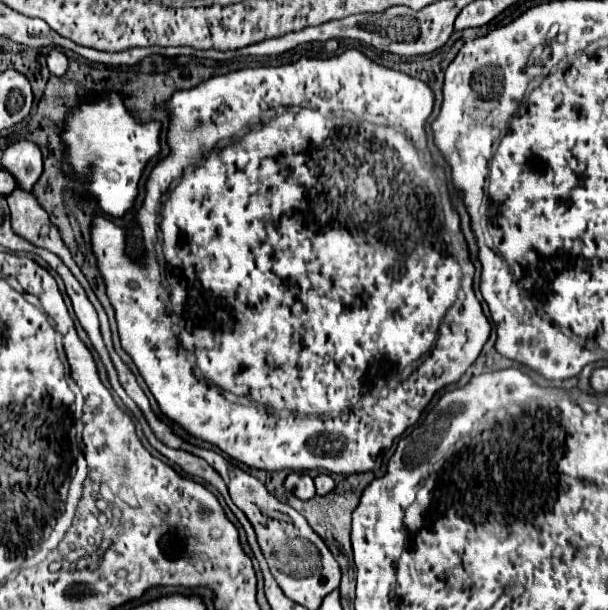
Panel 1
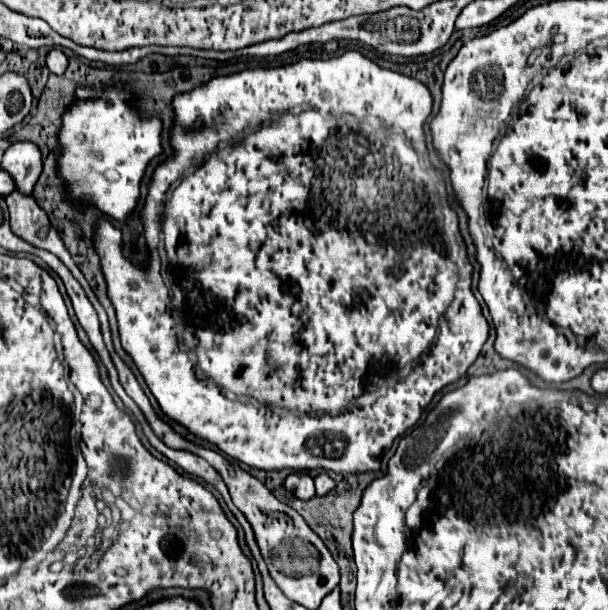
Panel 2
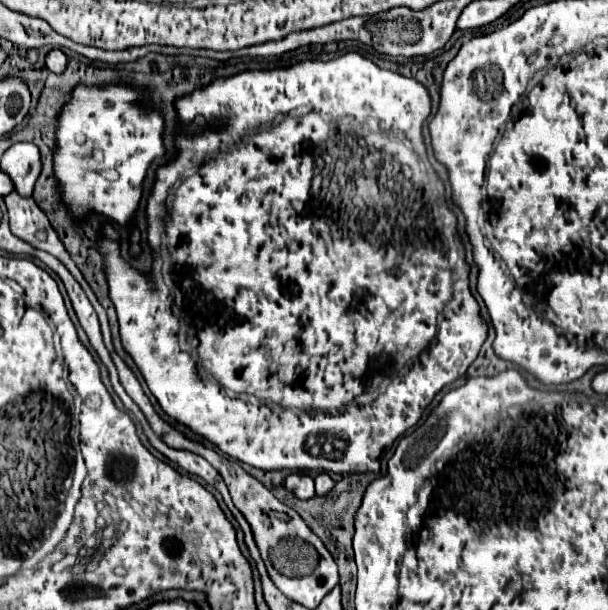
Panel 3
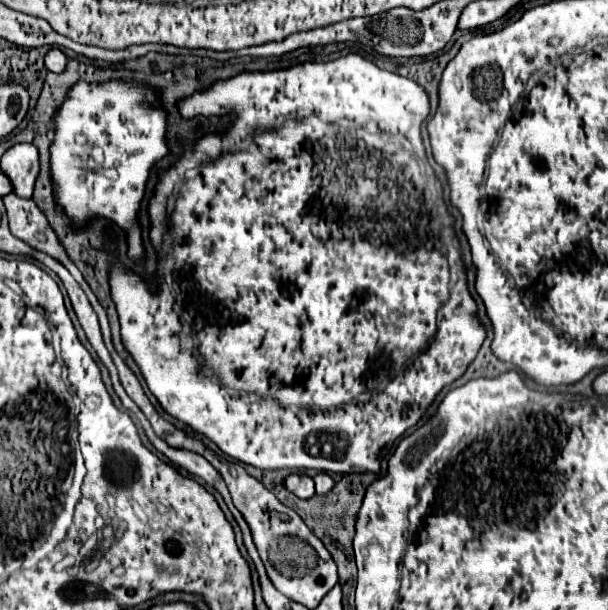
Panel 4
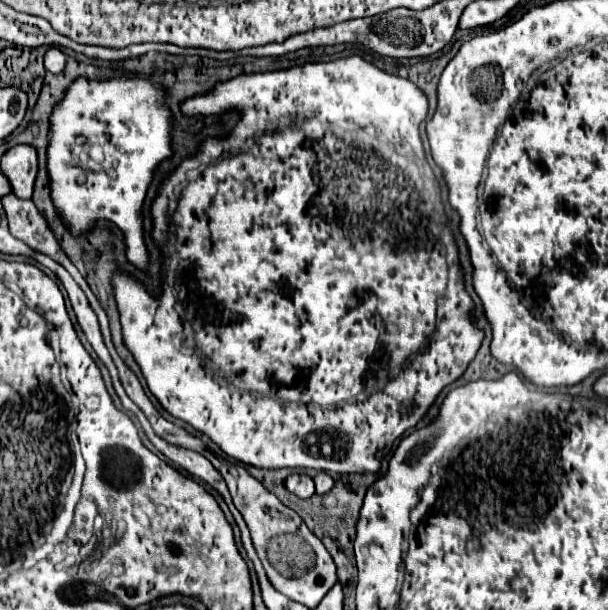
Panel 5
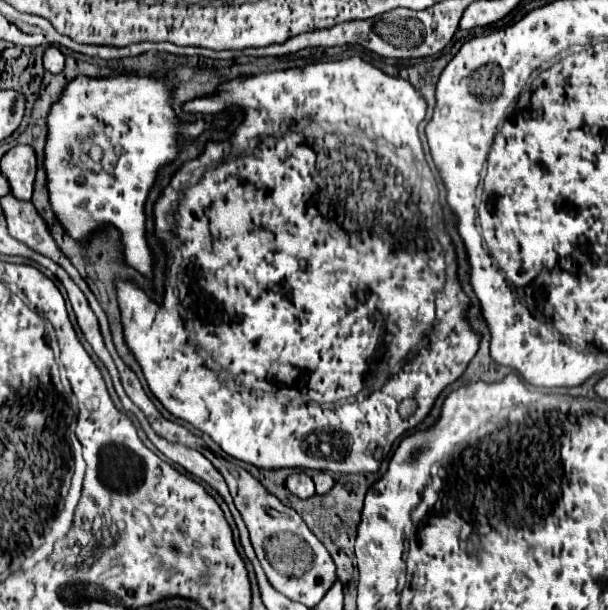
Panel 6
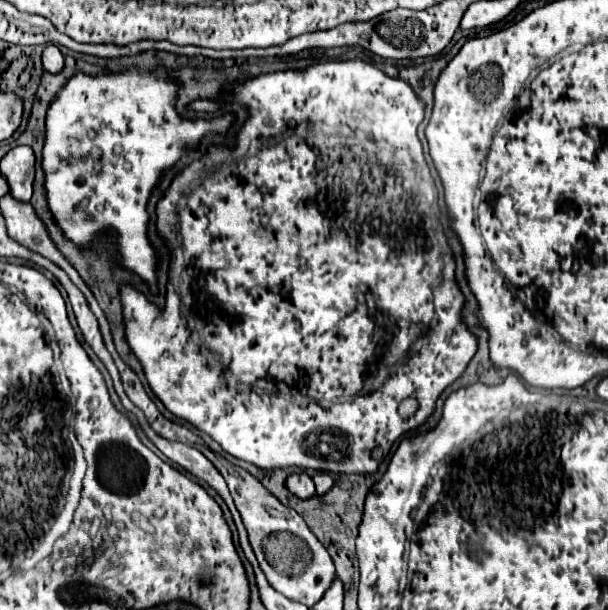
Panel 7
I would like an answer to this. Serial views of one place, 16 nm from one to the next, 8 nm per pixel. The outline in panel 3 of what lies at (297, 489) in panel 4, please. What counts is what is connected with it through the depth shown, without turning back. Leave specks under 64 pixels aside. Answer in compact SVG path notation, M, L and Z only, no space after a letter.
M294 472L286 478L284 482L286 490L290 490L294 496L298 496L300 500L308 500L314 496L314 480L308 474L302 472Z

